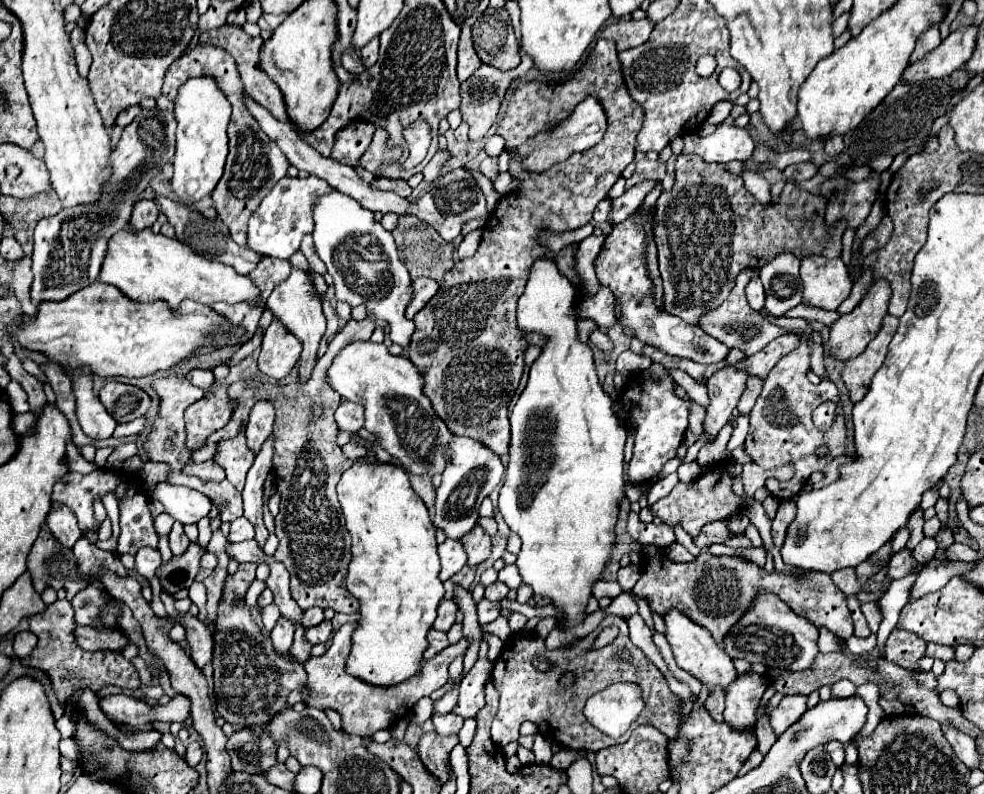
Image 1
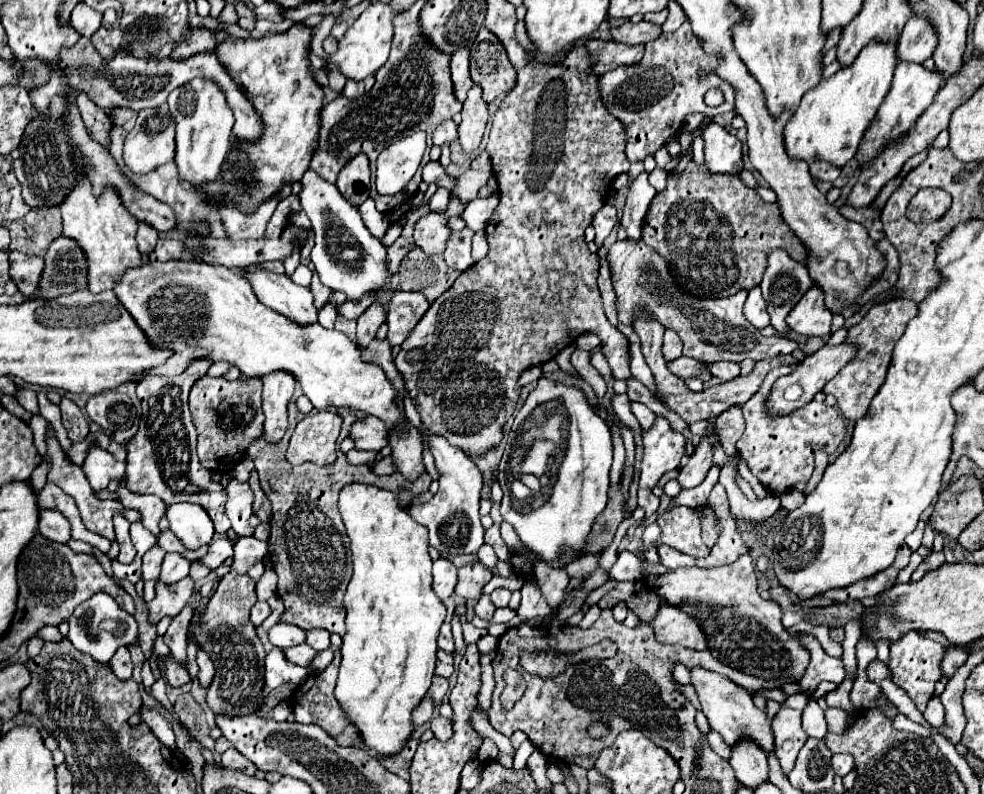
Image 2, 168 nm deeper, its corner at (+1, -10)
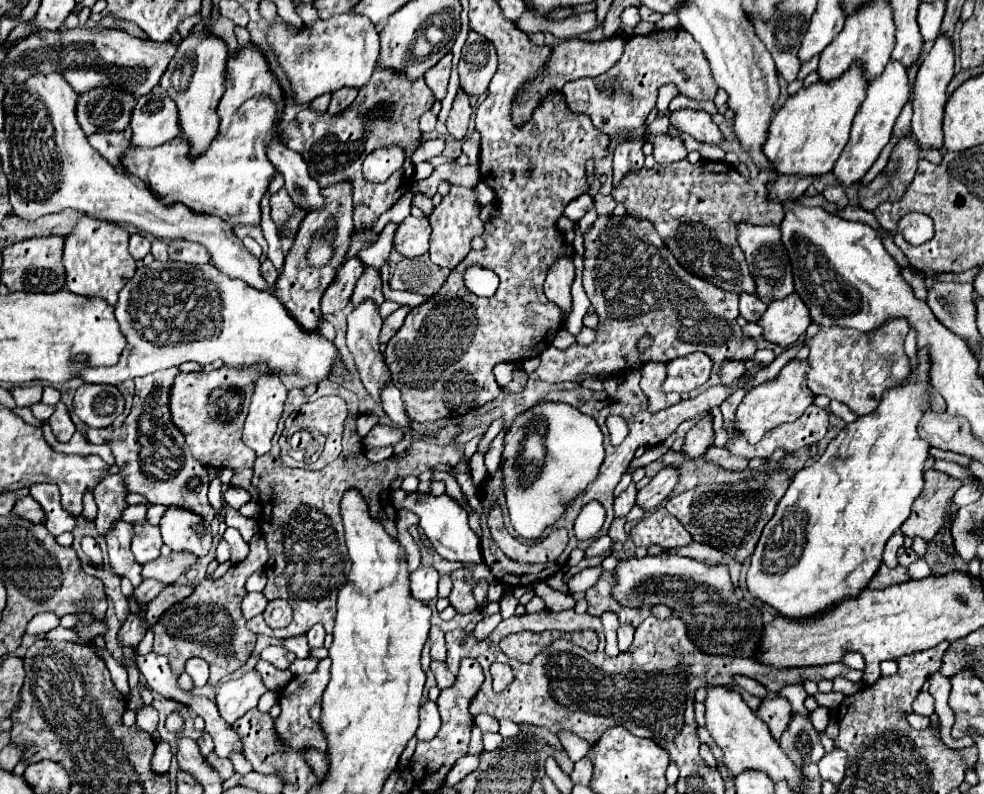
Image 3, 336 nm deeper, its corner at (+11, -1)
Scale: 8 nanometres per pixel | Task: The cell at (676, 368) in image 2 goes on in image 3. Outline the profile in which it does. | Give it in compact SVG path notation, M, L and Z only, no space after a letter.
M694 352L668 364L668 378L662 384L664 392L692 392L708 382L712 360L704 352Z

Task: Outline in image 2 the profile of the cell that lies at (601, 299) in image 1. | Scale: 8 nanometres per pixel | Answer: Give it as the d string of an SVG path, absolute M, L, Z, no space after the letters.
M604 205L596 215L594 215L594 221L592 221L592 227L595 230L596 247L602 249L604 239L610 235L610 231L616 227L618 219L616 219L616 207L612 205Z

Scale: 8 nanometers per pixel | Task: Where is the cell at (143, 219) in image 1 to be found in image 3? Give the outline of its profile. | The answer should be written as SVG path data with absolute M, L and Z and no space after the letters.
M140 234L130 236L130 254L134 260L142 260L150 252L150 240L146 240Z

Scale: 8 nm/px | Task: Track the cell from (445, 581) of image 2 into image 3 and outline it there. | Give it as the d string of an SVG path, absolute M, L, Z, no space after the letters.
M418 568L410 574L410 596L420 602L430 602L438 592L438 572L434 568Z

